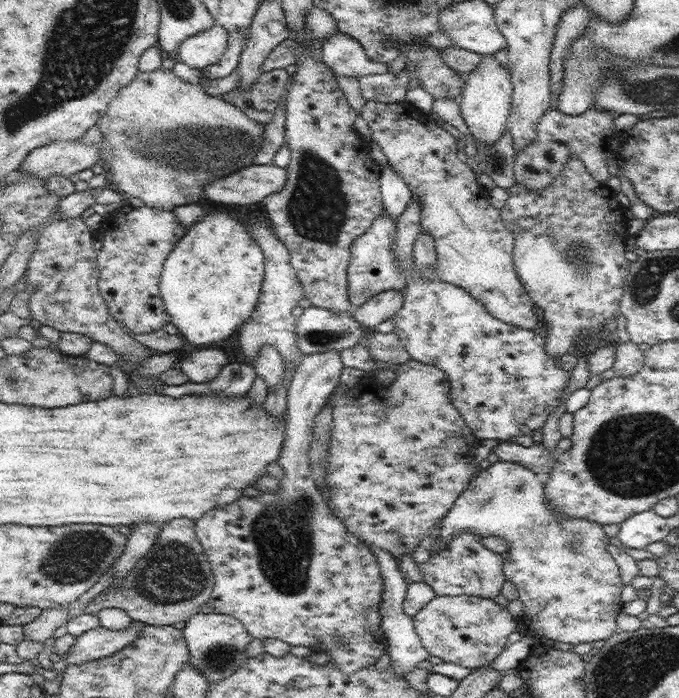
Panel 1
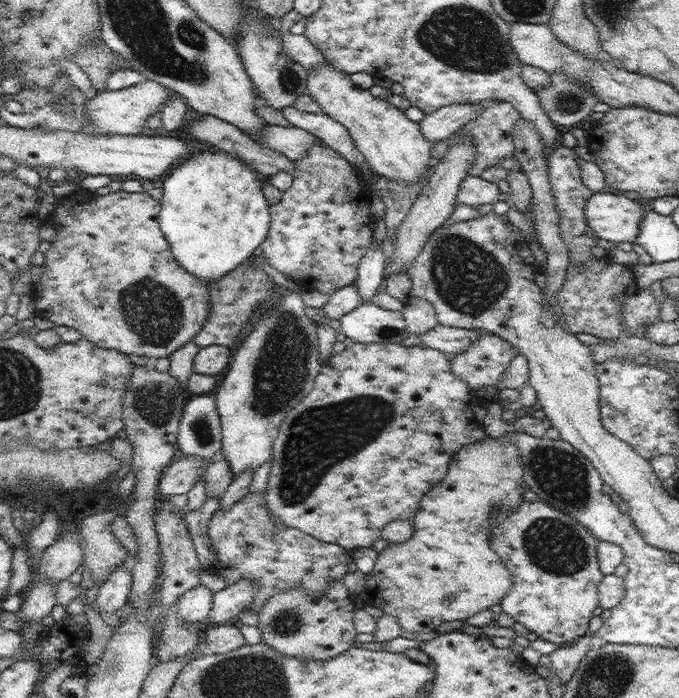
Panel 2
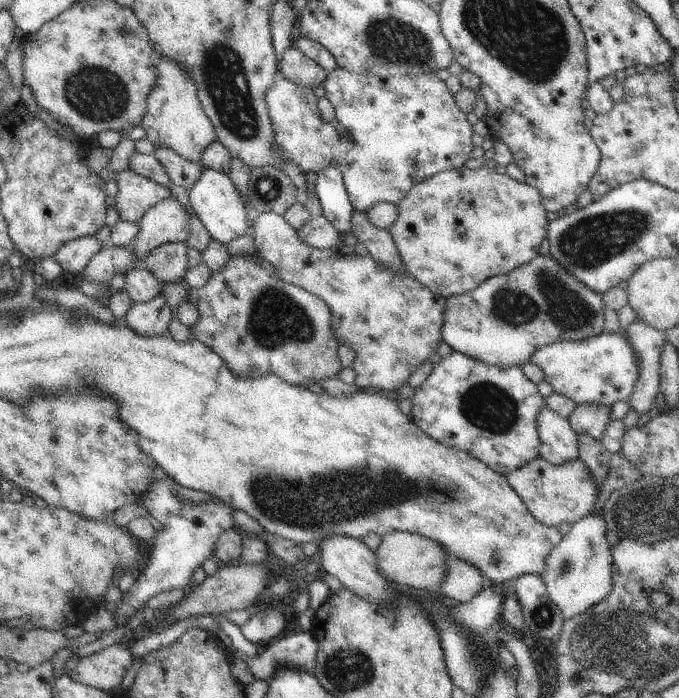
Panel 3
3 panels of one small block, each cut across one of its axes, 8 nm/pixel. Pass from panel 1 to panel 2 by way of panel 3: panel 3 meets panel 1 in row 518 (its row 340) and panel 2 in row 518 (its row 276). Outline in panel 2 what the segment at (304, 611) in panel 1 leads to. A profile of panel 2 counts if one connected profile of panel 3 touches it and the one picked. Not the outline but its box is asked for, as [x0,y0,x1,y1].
[208,491,350,615]

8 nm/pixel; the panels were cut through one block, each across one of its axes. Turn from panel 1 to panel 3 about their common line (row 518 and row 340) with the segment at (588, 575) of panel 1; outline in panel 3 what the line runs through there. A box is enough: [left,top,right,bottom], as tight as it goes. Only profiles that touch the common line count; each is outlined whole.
[442,254,605,367]

